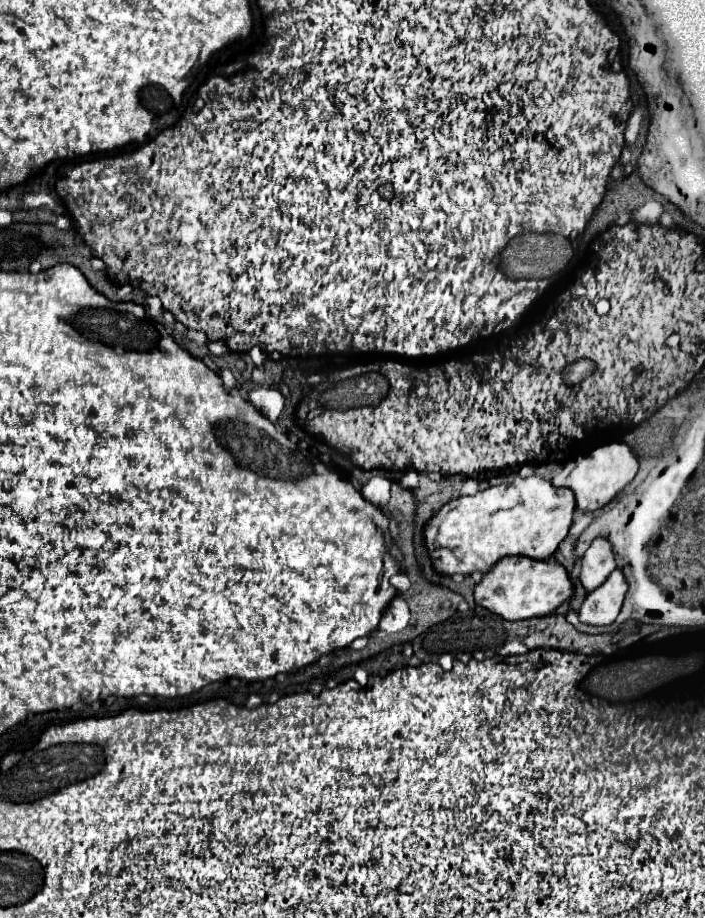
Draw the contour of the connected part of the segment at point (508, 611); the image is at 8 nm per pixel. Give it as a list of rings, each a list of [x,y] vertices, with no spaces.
[[[503,557],[493,565],[491,571],[483,575],[483,579],[475,585],[475,603],[501,619],[507,621],[523,621],[531,617],[543,617],[553,613],[563,601],[567,601],[573,593],[573,585],[567,577],[565,567],[555,561],[537,561],[529,557]]]

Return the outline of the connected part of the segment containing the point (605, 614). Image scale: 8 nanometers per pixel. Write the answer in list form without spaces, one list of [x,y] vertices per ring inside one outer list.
[[[615,569],[601,587],[589,593],[579,609],[579,621],[587,625],[611,625],[623,605],[627,593],[627,581],[619,569]]]

